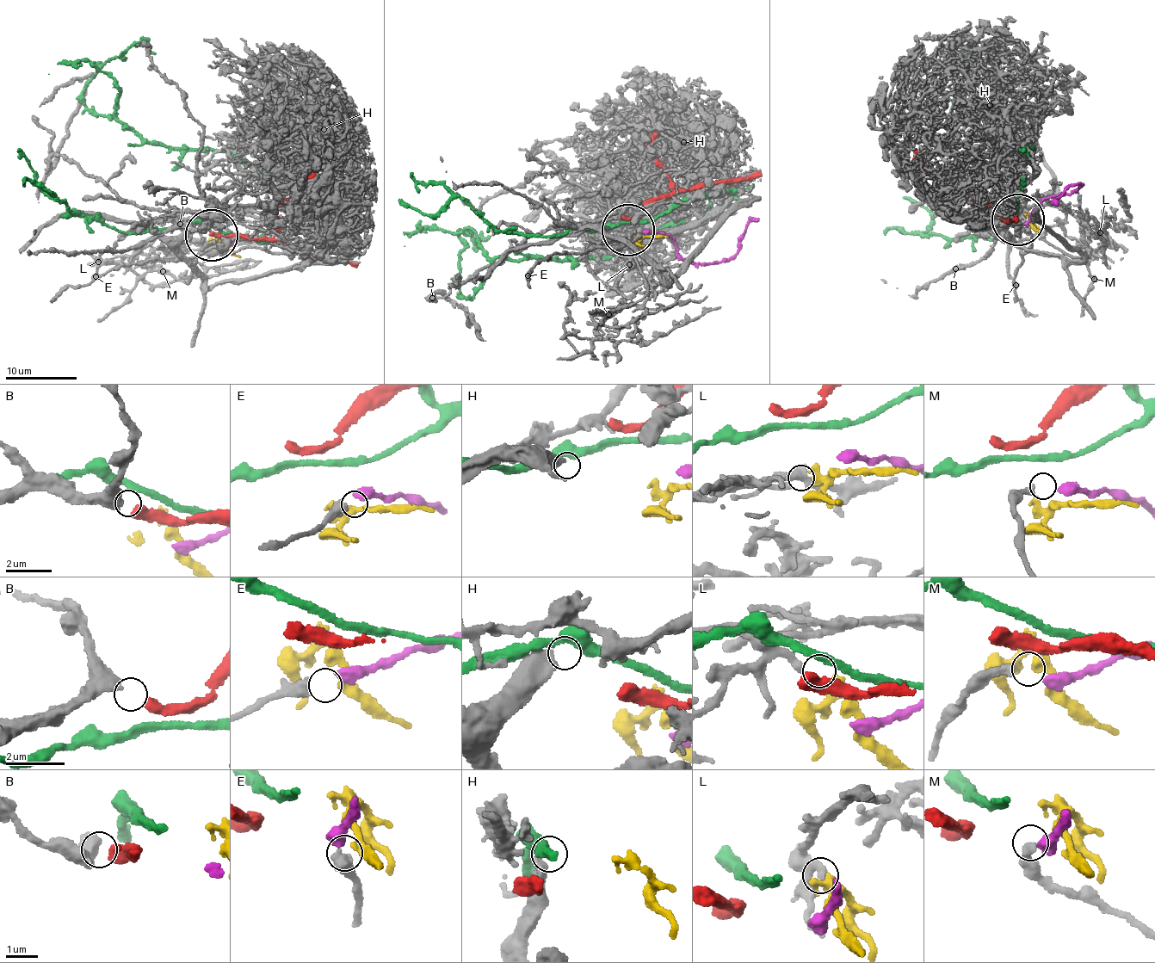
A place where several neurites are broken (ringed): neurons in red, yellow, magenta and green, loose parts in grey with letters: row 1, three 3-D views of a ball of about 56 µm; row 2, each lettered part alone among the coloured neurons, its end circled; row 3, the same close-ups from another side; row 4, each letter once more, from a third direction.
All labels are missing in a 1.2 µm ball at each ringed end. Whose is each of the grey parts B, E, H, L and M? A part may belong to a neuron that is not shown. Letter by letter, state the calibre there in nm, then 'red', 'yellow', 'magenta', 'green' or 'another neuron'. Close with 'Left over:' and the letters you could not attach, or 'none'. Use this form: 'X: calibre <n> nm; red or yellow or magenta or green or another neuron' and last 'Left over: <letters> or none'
B: calibre 400 nm; red
E: calibre 440 nm; magenta
H: calibre 500 nm; another neuron
L: calibre 260 nm; yellow
M: calibre 280 nm; another neuron
Left over: H, M

